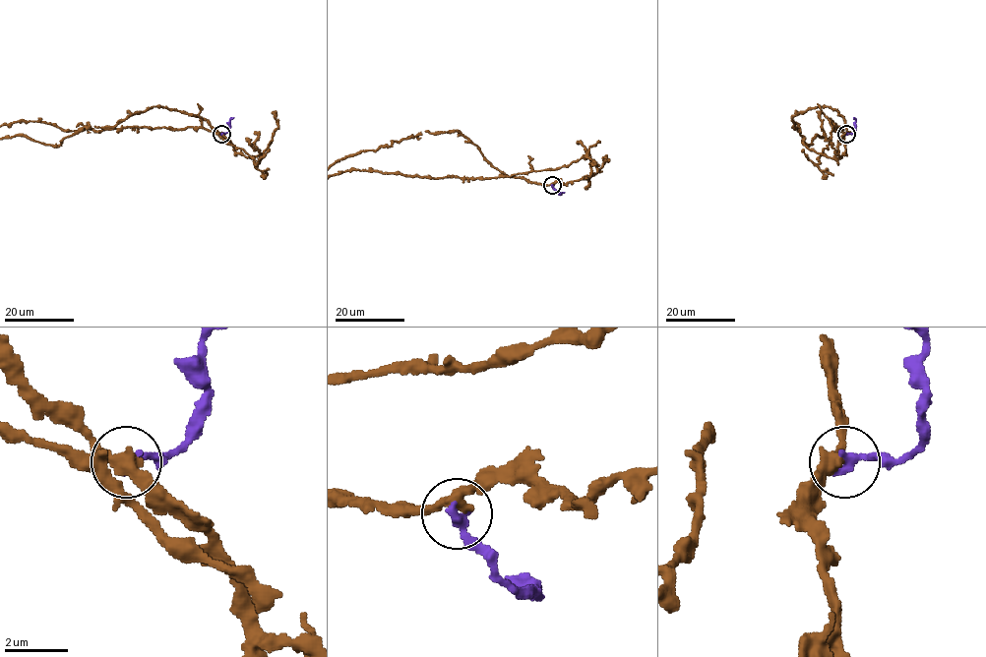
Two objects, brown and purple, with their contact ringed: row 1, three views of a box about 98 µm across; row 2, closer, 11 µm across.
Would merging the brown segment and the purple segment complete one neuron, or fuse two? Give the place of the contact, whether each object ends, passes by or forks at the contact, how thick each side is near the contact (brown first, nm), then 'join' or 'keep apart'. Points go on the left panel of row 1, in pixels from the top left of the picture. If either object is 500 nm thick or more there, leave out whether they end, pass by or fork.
at (221, 134); brown passes by; purple ends there; 400 nm thick on the brown side, 340 nm on the other; keep apart

